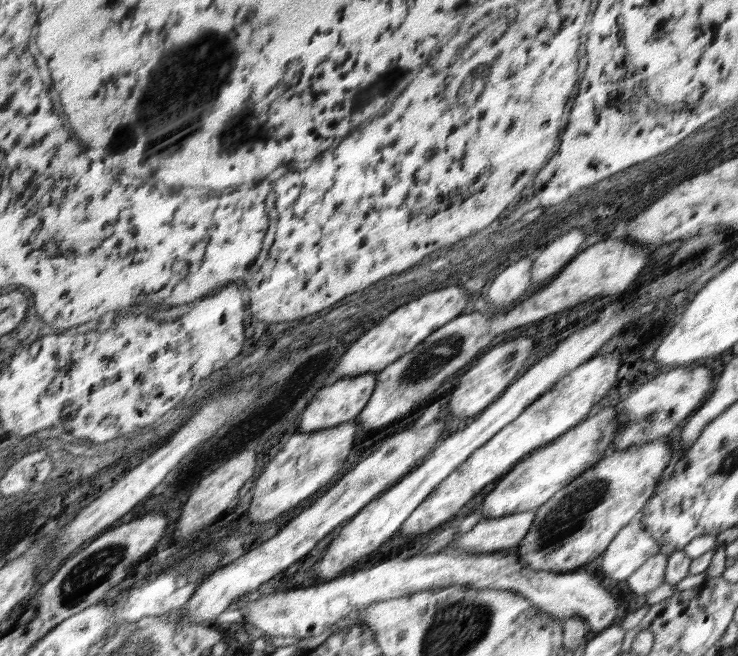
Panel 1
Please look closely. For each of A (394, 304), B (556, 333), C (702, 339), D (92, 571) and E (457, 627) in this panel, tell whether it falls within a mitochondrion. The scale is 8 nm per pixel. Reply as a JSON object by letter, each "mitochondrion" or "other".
{"A":"other","B":"other","C":"other","D":"mitochondrion","E":"mitochondrion"}

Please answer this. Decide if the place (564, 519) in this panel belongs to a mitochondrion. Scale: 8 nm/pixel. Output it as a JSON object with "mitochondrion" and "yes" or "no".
{"mitochondrion":"yes"}

